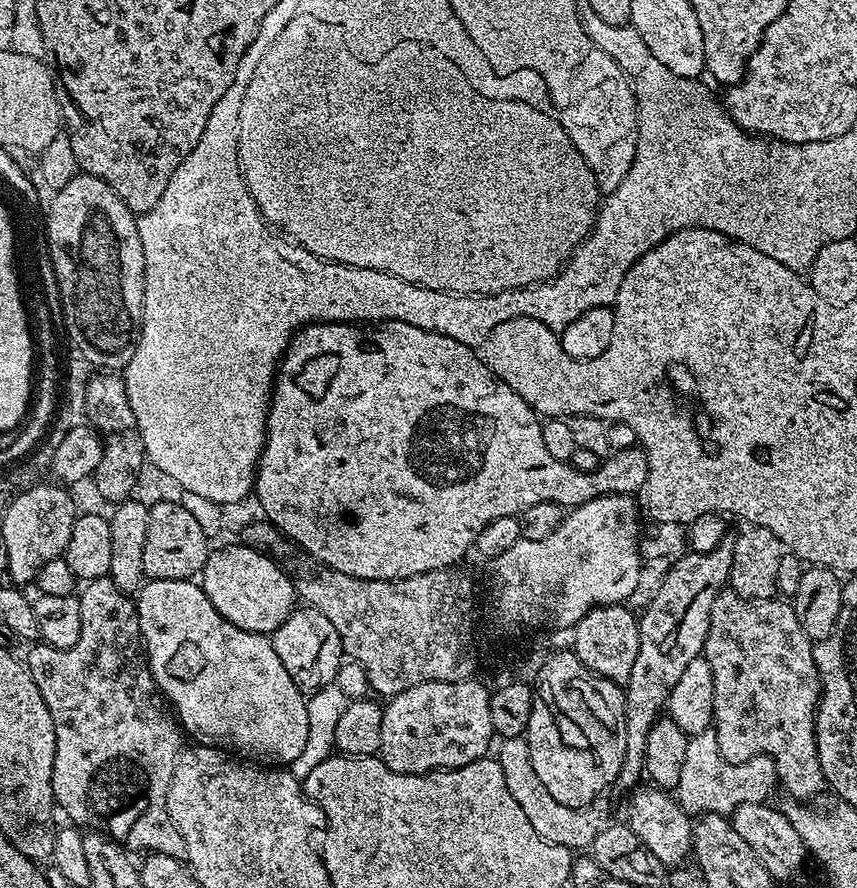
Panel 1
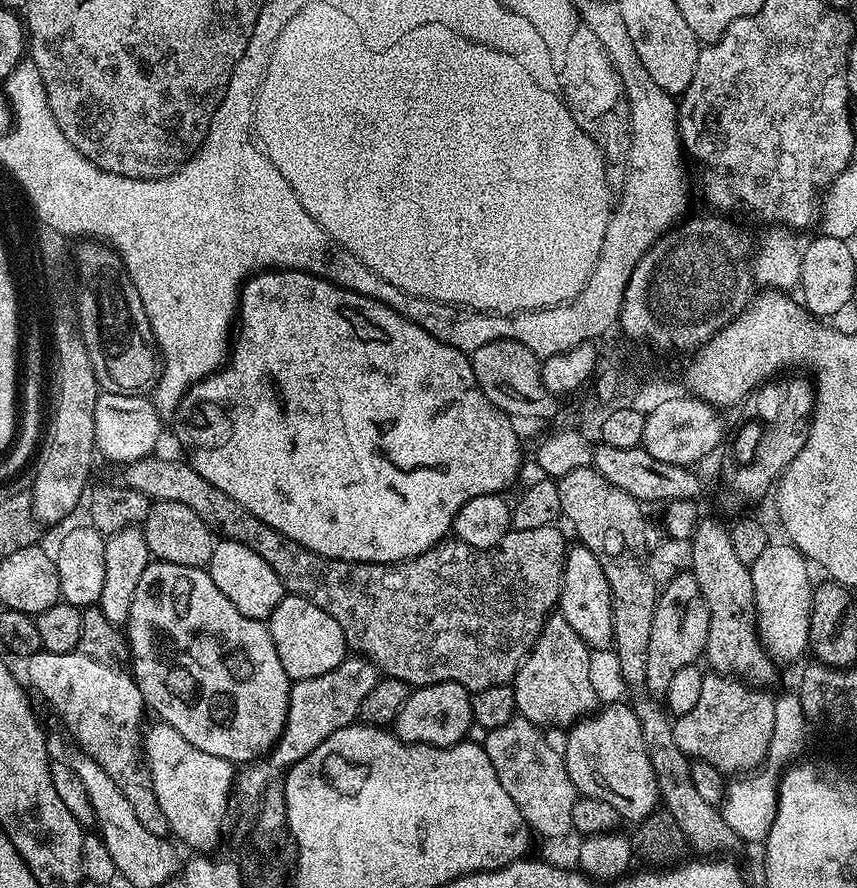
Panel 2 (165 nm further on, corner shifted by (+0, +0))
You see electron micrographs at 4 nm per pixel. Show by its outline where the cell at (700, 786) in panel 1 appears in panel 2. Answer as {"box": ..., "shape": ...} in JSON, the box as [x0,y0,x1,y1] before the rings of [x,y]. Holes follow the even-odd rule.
{"box":[672,674,774,774],"shape":[[[708,674],[702,682],[702,695],[694,710],[675,717],[672,729],[674,742],[678,742],[678,750],[682,750],[693,761],[710,762],[719,772],[725,774],[748,774],[759,769],[767,758],[770,738],[774,734],[773,693],[761,690],[731,674]]]}

